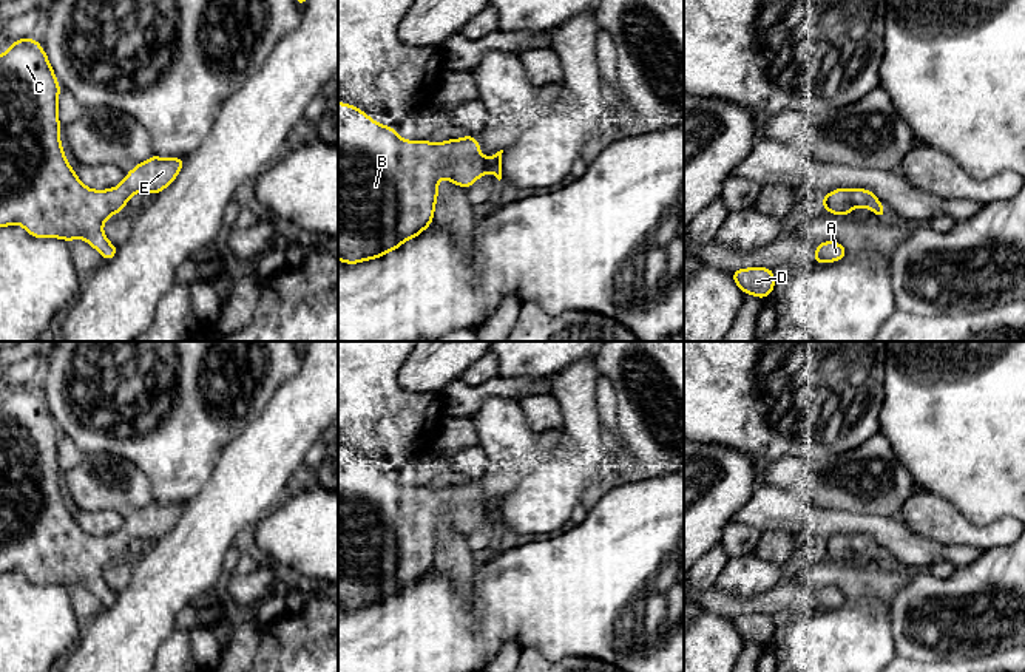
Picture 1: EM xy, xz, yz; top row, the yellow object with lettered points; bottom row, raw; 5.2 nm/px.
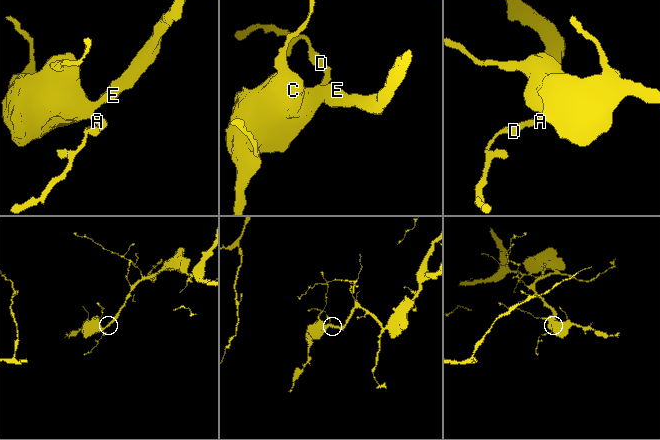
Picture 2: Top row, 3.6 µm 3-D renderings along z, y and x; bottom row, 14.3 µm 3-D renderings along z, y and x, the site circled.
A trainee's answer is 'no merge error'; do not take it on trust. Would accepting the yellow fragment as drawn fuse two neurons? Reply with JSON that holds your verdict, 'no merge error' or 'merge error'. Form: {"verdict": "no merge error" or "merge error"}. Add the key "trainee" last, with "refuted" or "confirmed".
{"verdict": "no merge error", "trainee": "confirmed"}

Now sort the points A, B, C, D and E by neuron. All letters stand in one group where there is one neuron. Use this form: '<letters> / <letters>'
A B C D E

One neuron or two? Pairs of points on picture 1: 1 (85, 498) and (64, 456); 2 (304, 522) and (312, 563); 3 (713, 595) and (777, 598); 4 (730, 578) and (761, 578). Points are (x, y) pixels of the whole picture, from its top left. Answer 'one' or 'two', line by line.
1: two
2: one
3: one
4: one

